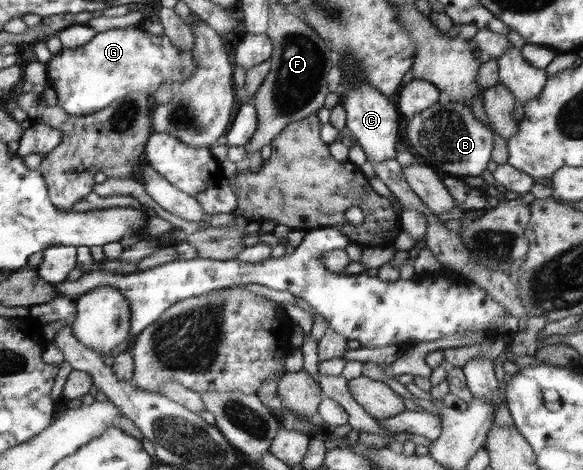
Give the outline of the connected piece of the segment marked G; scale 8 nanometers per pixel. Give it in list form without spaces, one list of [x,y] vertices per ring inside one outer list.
[[[139,25],[99,32],[79,48],[63,48],[47,62],[47,81],[55,90],[58,105],[70,115],[85,116],[103,111],[121,97],[133,93],[152,96],[163,82],[172,82],[174,91],[195,71],[192,50],[181,52],[161,34],[152,36]]]

